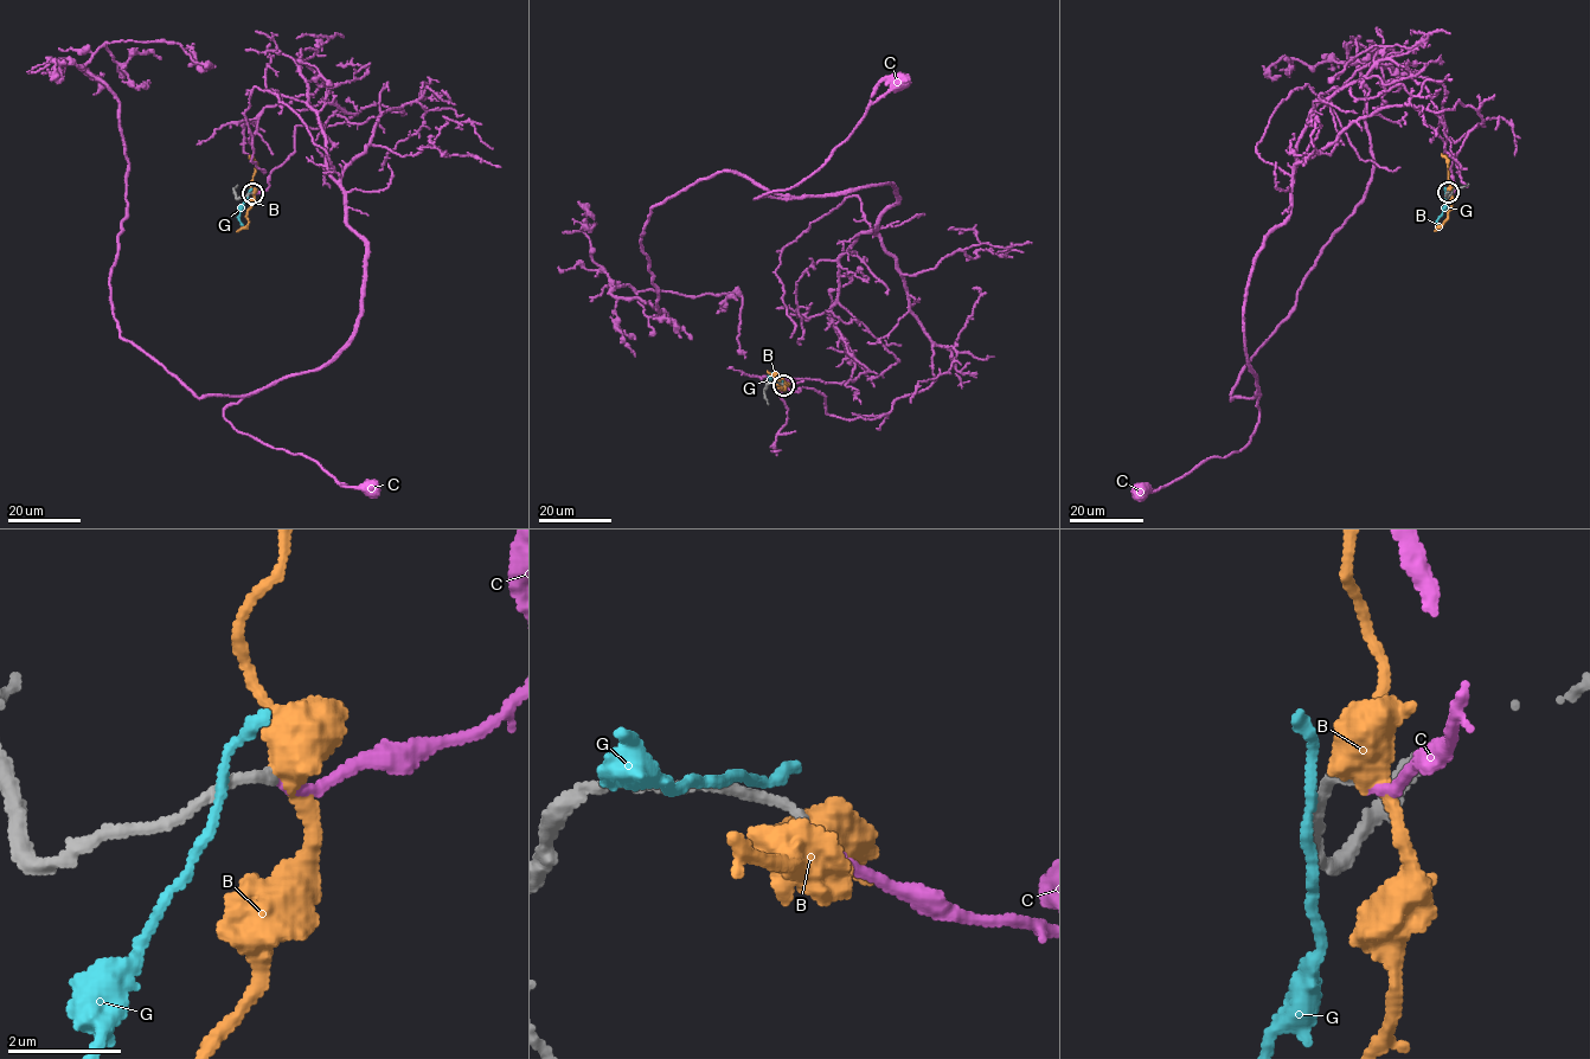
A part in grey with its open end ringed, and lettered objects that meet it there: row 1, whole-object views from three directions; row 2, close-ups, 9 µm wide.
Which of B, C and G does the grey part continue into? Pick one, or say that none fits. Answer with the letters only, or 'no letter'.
C

